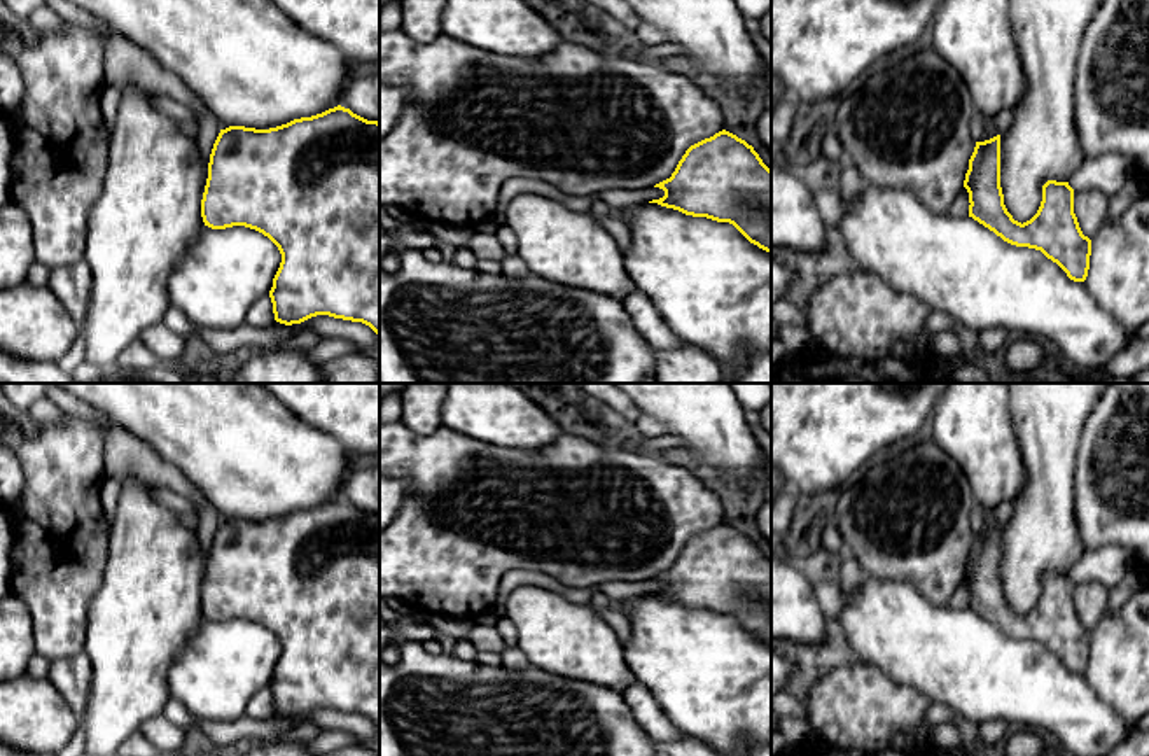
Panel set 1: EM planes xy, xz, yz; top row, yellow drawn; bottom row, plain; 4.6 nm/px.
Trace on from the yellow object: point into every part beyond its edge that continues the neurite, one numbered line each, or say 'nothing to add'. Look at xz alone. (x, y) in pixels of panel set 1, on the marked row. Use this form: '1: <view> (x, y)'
nothing to add

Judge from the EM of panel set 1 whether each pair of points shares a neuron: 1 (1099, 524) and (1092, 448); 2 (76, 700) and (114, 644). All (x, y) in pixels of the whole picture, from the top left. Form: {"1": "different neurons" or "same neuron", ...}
{"1": "same neuron", "2": "different neurons"}

